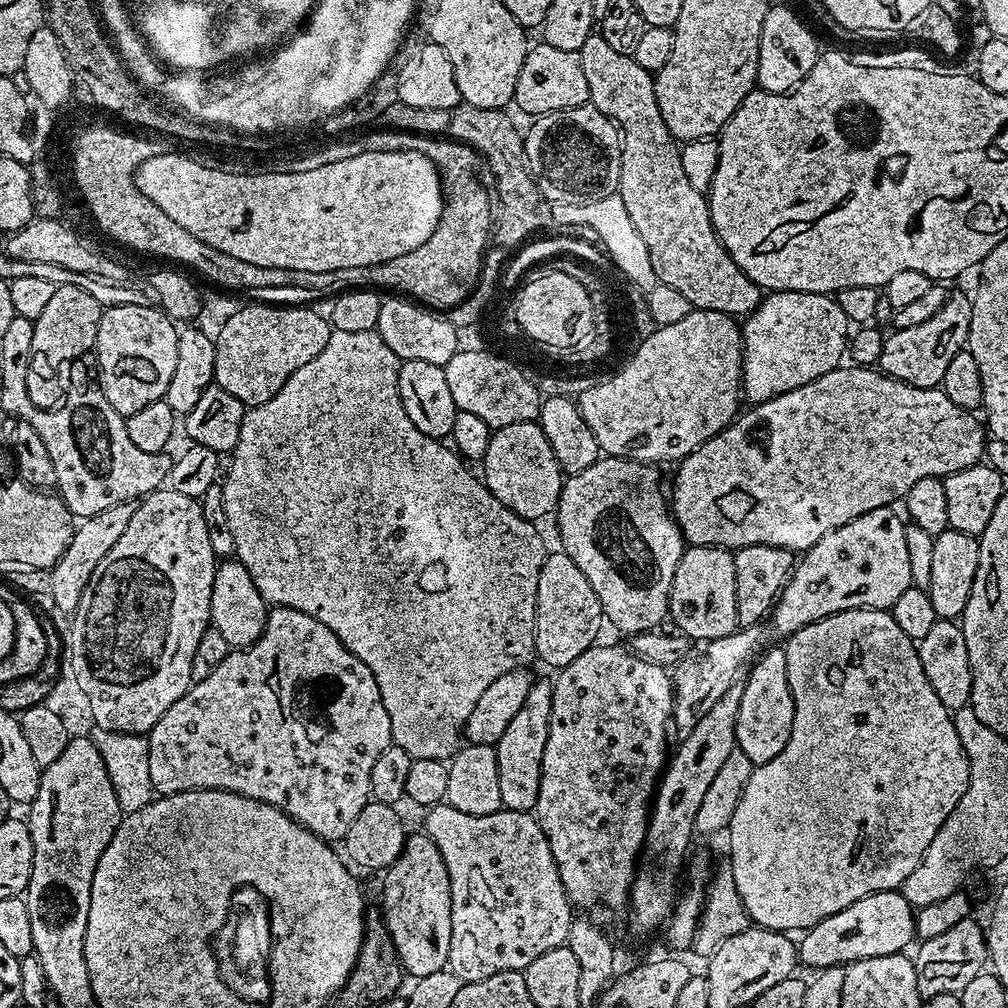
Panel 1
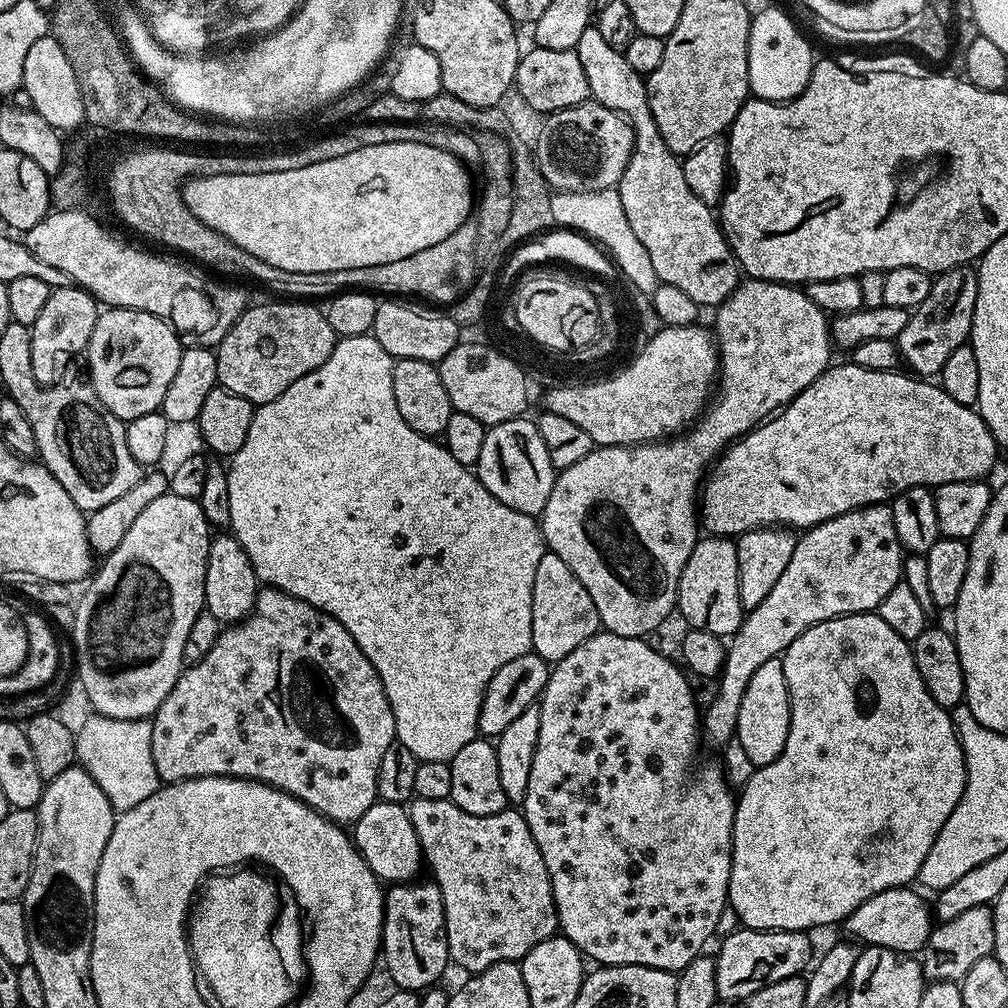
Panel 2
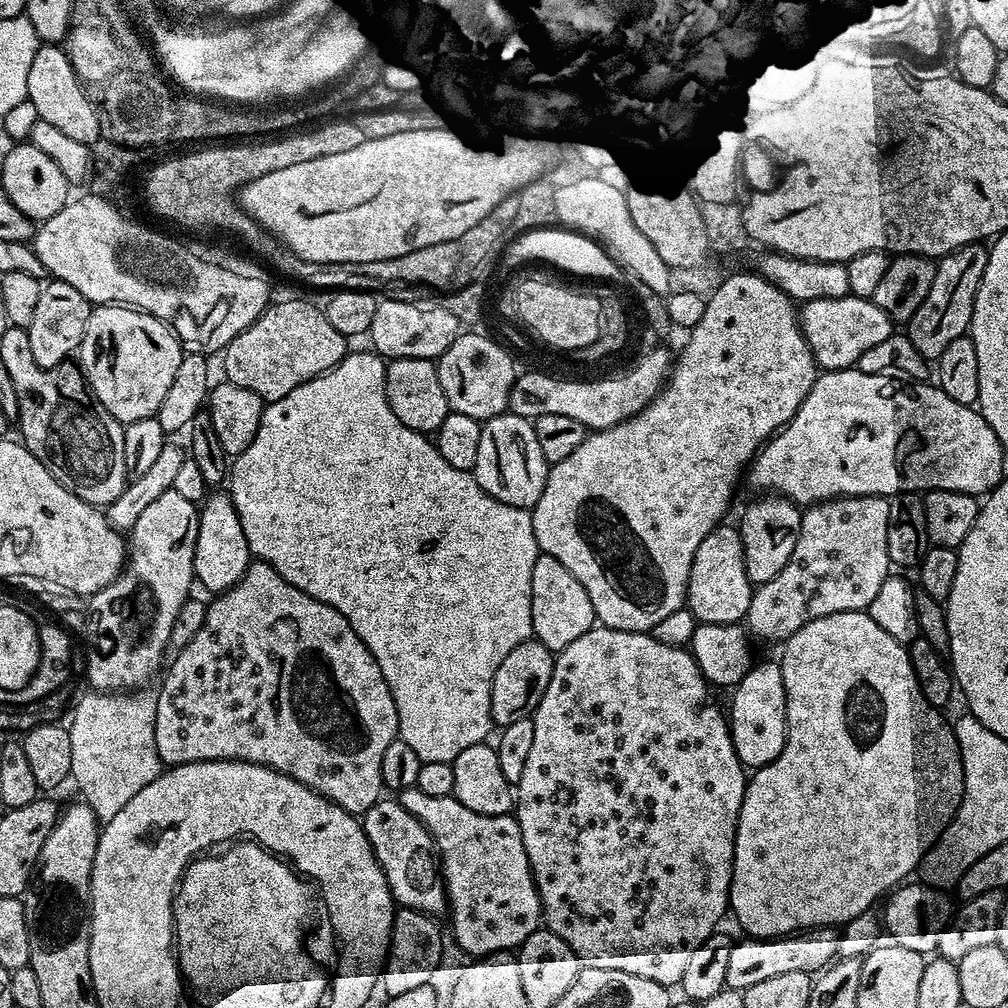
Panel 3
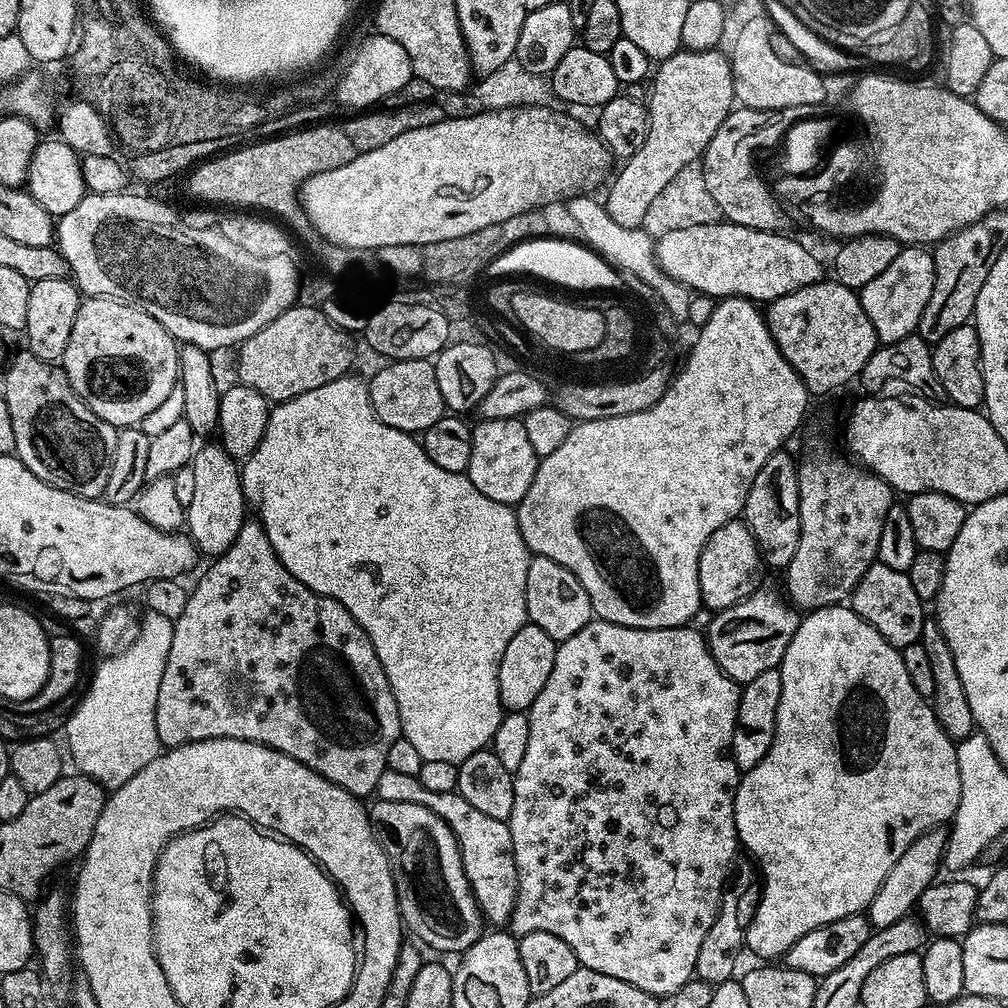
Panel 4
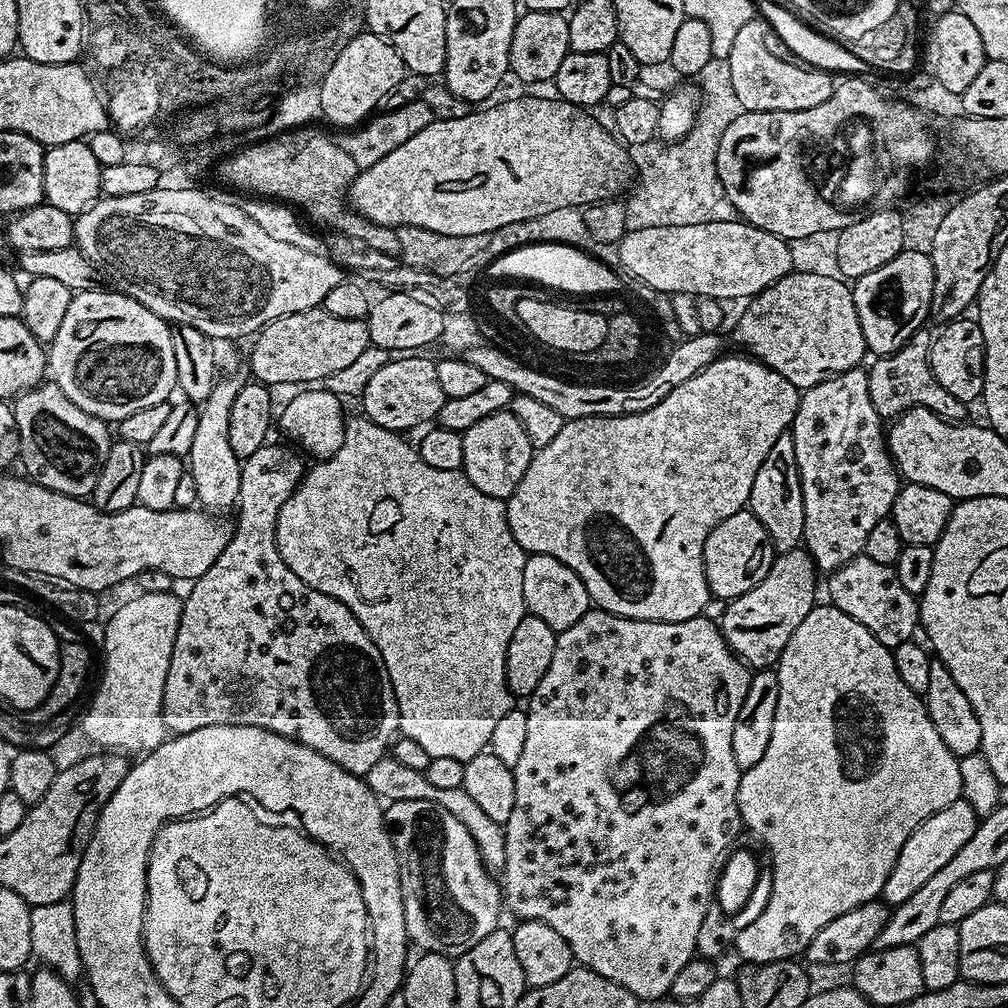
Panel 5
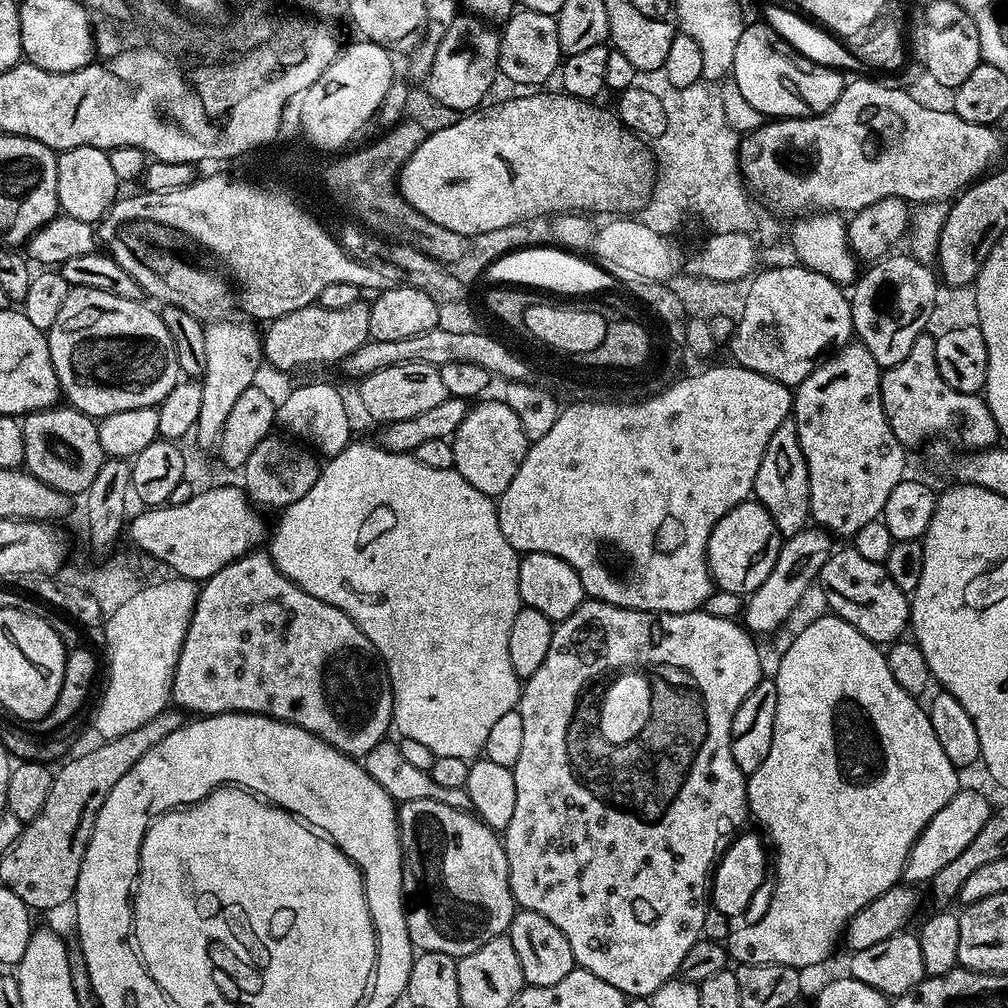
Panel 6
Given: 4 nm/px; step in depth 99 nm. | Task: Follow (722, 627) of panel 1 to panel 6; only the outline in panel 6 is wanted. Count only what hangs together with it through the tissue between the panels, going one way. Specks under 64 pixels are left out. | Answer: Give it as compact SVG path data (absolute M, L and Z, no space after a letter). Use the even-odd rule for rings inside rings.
M755 498L743 500L734 510L730 510L714 526L708 539L708 572L712 576L712 583L717 589L729 592L732 596L747 597L762 586L766 576L774 568L775 559L778 558L782 537L774 526L774 518L759 504Z

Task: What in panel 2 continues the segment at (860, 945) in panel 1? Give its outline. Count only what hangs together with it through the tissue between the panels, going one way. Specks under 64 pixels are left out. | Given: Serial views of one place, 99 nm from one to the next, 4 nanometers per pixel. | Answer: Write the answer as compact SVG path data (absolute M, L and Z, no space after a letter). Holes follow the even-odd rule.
M911 887L882 890L882 894L874 894L858 910L849 914L843 921L842 928L849 932L853 941L874 948L889 948L901 954L916 954L928 942L928 936L934 927L934 916L924 905L924 900Z

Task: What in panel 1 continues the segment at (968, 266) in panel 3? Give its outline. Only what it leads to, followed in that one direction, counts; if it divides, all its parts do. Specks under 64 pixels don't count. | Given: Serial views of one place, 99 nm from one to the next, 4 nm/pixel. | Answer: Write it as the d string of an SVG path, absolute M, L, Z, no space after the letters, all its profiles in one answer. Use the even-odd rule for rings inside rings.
M956 292L941 308L939 305L933 310L926 322L909 328L896 328L892 333L889 331L884 337L879 371L915 388L939 388L942 374L946 374L954 354L967 345L971 317L971 299Z

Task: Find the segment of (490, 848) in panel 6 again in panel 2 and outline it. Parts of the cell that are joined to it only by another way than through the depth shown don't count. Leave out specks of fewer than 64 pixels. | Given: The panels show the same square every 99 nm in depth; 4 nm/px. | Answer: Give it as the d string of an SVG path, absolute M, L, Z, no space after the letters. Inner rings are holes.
M377 802L358 818L354 825L354 843L356 850L366 866L382 882L412 882L422 872L422 853L418 834L410 822L407 811L399 804Z

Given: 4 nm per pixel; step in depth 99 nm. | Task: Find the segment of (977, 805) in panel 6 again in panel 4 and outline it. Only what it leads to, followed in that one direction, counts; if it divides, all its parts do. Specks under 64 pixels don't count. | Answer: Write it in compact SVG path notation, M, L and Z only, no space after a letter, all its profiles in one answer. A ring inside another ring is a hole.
M939 827L922 833L914 842L910 842L910 846L906 846L906 854L902 854L902 858L898 858L898 862L890 866L890 874L886 874L882 886L878 886L878 894L874 894L874 898L868 903L866 915L873 929L885 928L898 922L917 907L920 895L941 875L947 841L947 831Z

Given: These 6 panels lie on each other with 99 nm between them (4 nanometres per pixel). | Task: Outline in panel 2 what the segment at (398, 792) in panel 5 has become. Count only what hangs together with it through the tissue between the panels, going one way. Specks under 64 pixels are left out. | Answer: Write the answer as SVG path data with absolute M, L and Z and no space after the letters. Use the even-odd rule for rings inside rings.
M416 798L406 811L418 834L423 863L432 871L431 879L442 894L444 933L448 939L448 955L453 965L465 968L468 974L484 972L490 966L507 960L519 962L538 942L557 935L560 923L554 906L550 874L542 862L542 850L530 834L523 811L505 810L479 816L466 814L451 799Z

